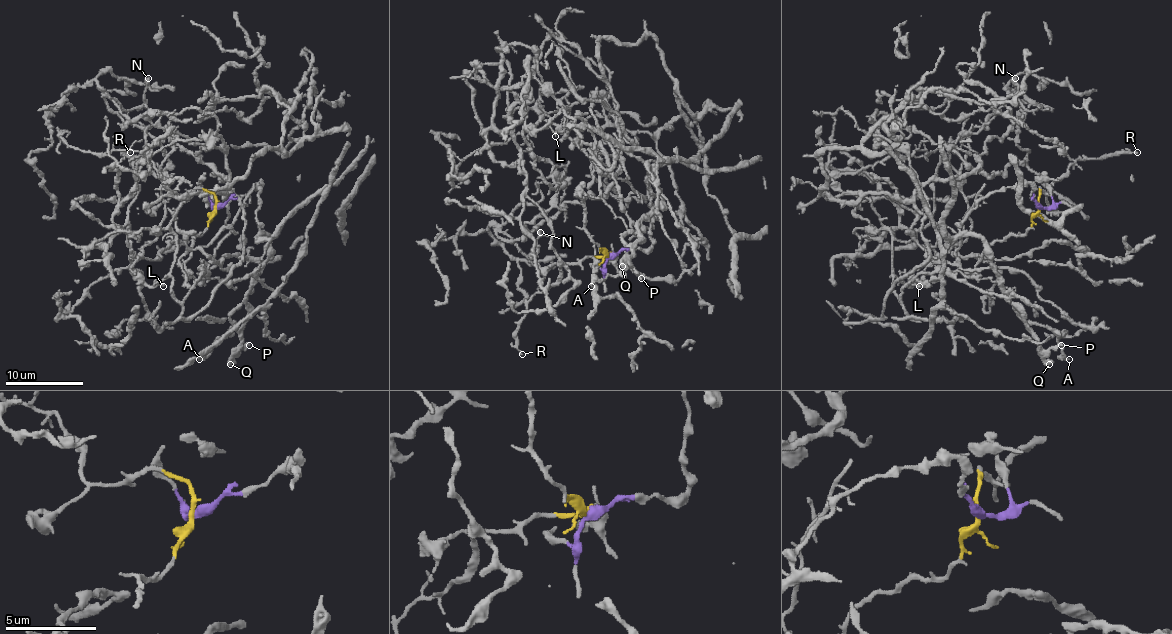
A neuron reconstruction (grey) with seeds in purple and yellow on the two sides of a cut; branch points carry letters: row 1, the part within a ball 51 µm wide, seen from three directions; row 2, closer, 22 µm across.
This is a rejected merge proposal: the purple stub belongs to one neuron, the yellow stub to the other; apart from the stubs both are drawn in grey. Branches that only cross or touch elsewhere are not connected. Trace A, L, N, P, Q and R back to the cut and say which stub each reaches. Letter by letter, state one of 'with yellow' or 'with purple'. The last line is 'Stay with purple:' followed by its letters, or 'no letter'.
A: with purple
L: with yellow
N: with yellow
P: with purple
Q: with purple
R: with yellow
Stay with purple: A, P, Q

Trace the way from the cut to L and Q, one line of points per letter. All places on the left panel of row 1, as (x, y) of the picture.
L: (216, 206), (185, 265), (207, 276), (181, 302), (172, 278), (164, 286)
Q: (216, 206), (248, 195), (259, 183), (255, 212), (269, 243), (246, 302), (238, 352), (230, 364)

